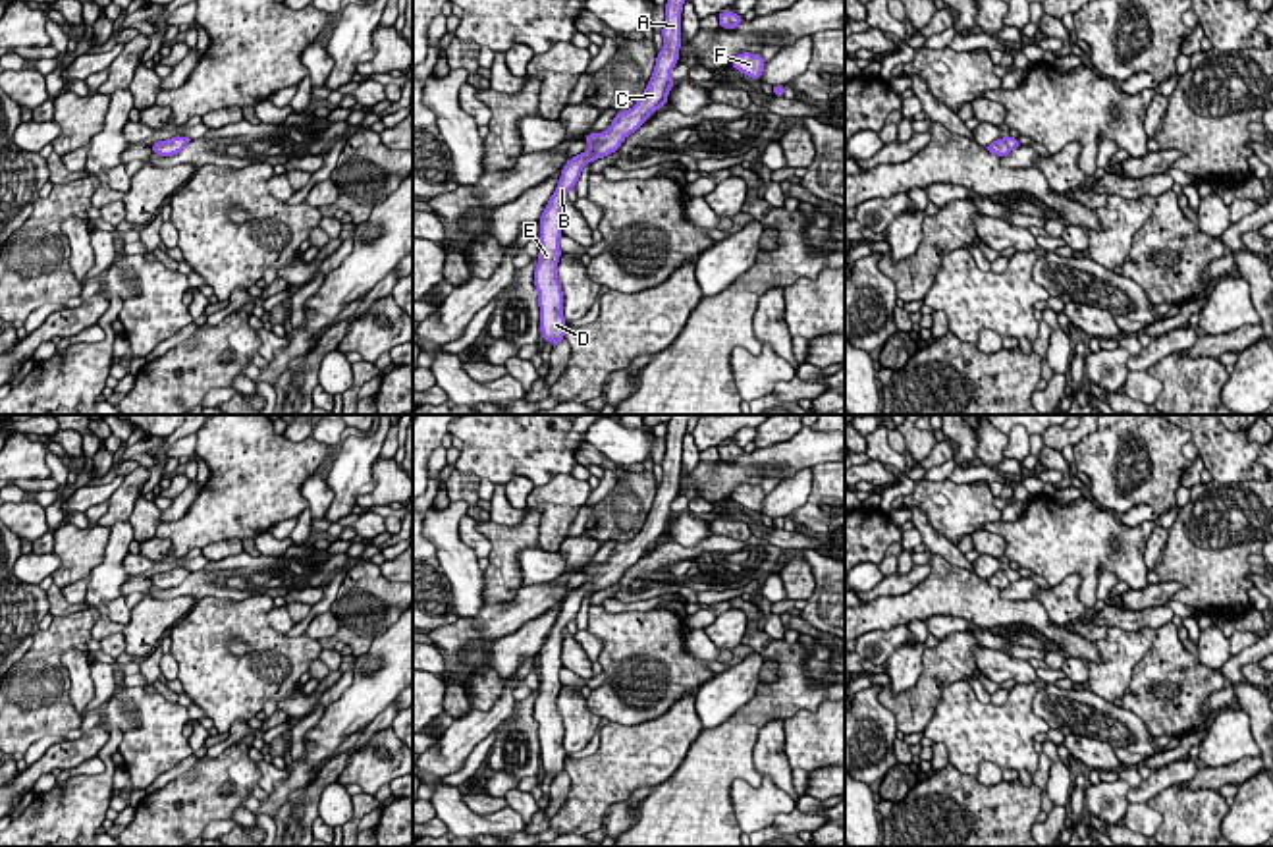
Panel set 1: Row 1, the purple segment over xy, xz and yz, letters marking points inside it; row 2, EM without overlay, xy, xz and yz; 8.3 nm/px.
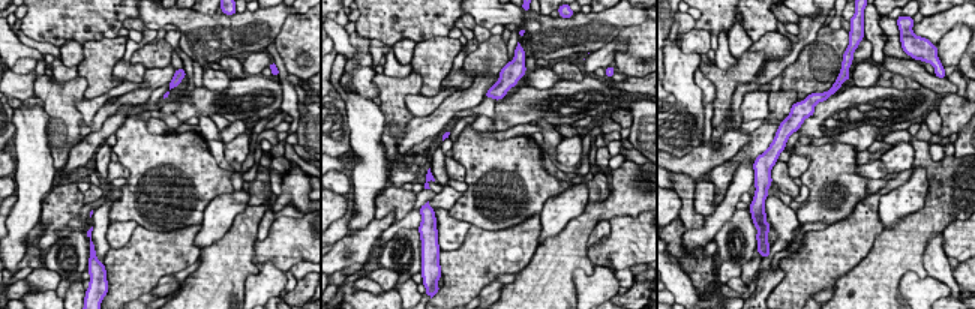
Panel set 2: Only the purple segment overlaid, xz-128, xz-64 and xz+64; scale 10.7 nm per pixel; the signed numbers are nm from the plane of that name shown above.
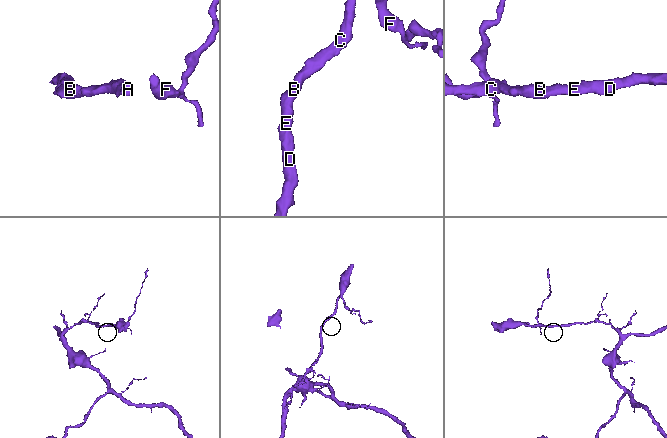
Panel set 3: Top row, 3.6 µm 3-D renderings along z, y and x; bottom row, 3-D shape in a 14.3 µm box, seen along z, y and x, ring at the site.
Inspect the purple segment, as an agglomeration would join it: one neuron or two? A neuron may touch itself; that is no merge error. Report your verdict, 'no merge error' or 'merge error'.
no merge error

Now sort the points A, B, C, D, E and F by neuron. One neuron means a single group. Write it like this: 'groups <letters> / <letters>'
groups A B C D E F

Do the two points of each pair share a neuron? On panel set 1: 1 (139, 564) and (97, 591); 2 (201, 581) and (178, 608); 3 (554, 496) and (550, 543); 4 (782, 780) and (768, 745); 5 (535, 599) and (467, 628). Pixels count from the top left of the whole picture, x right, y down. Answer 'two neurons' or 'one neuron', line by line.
1: two neurons
2: two neurons
3: one neuron
4: one neuron
5: one neuron

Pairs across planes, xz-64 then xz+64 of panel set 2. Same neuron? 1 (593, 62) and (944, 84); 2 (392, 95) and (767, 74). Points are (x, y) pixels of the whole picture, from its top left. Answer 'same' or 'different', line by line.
1: different
2: different

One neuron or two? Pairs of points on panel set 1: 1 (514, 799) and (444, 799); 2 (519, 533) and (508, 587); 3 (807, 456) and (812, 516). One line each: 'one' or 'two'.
1: two
2: one
3: two

